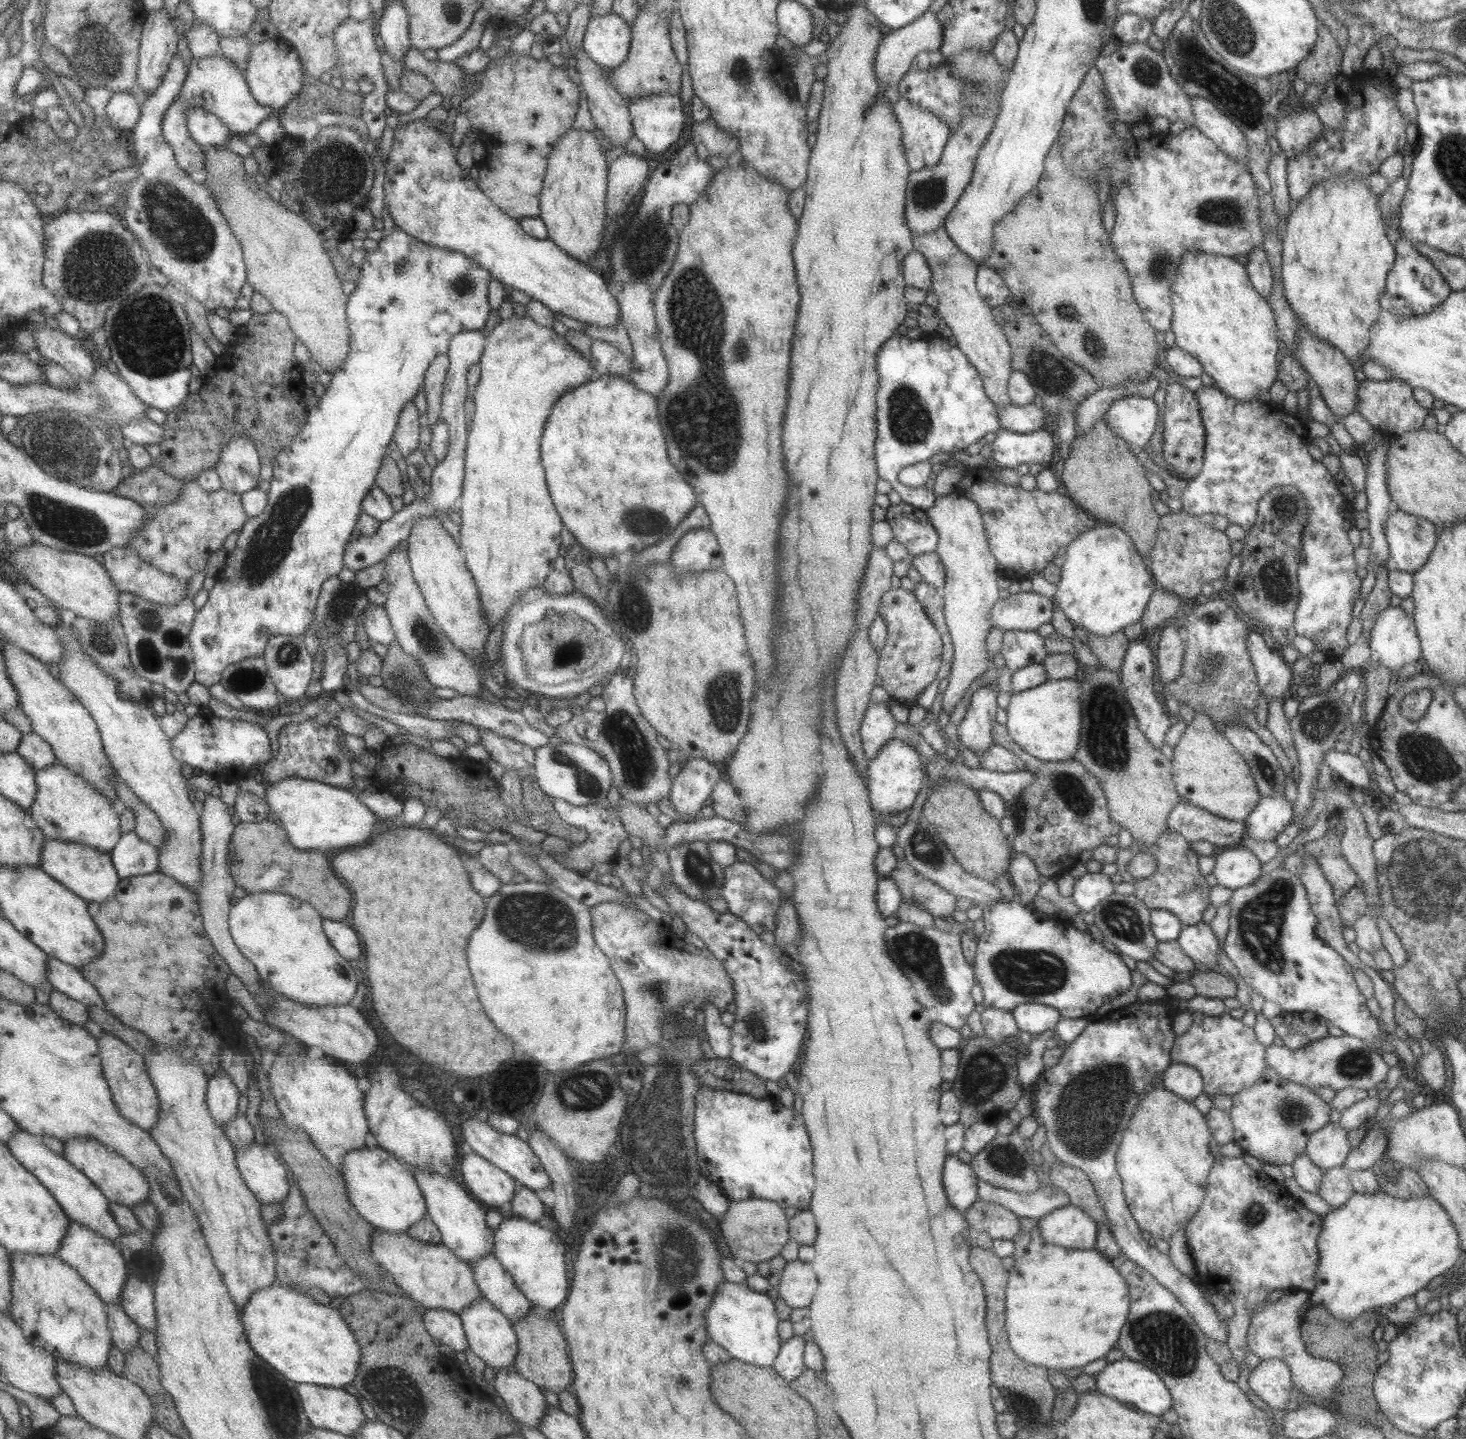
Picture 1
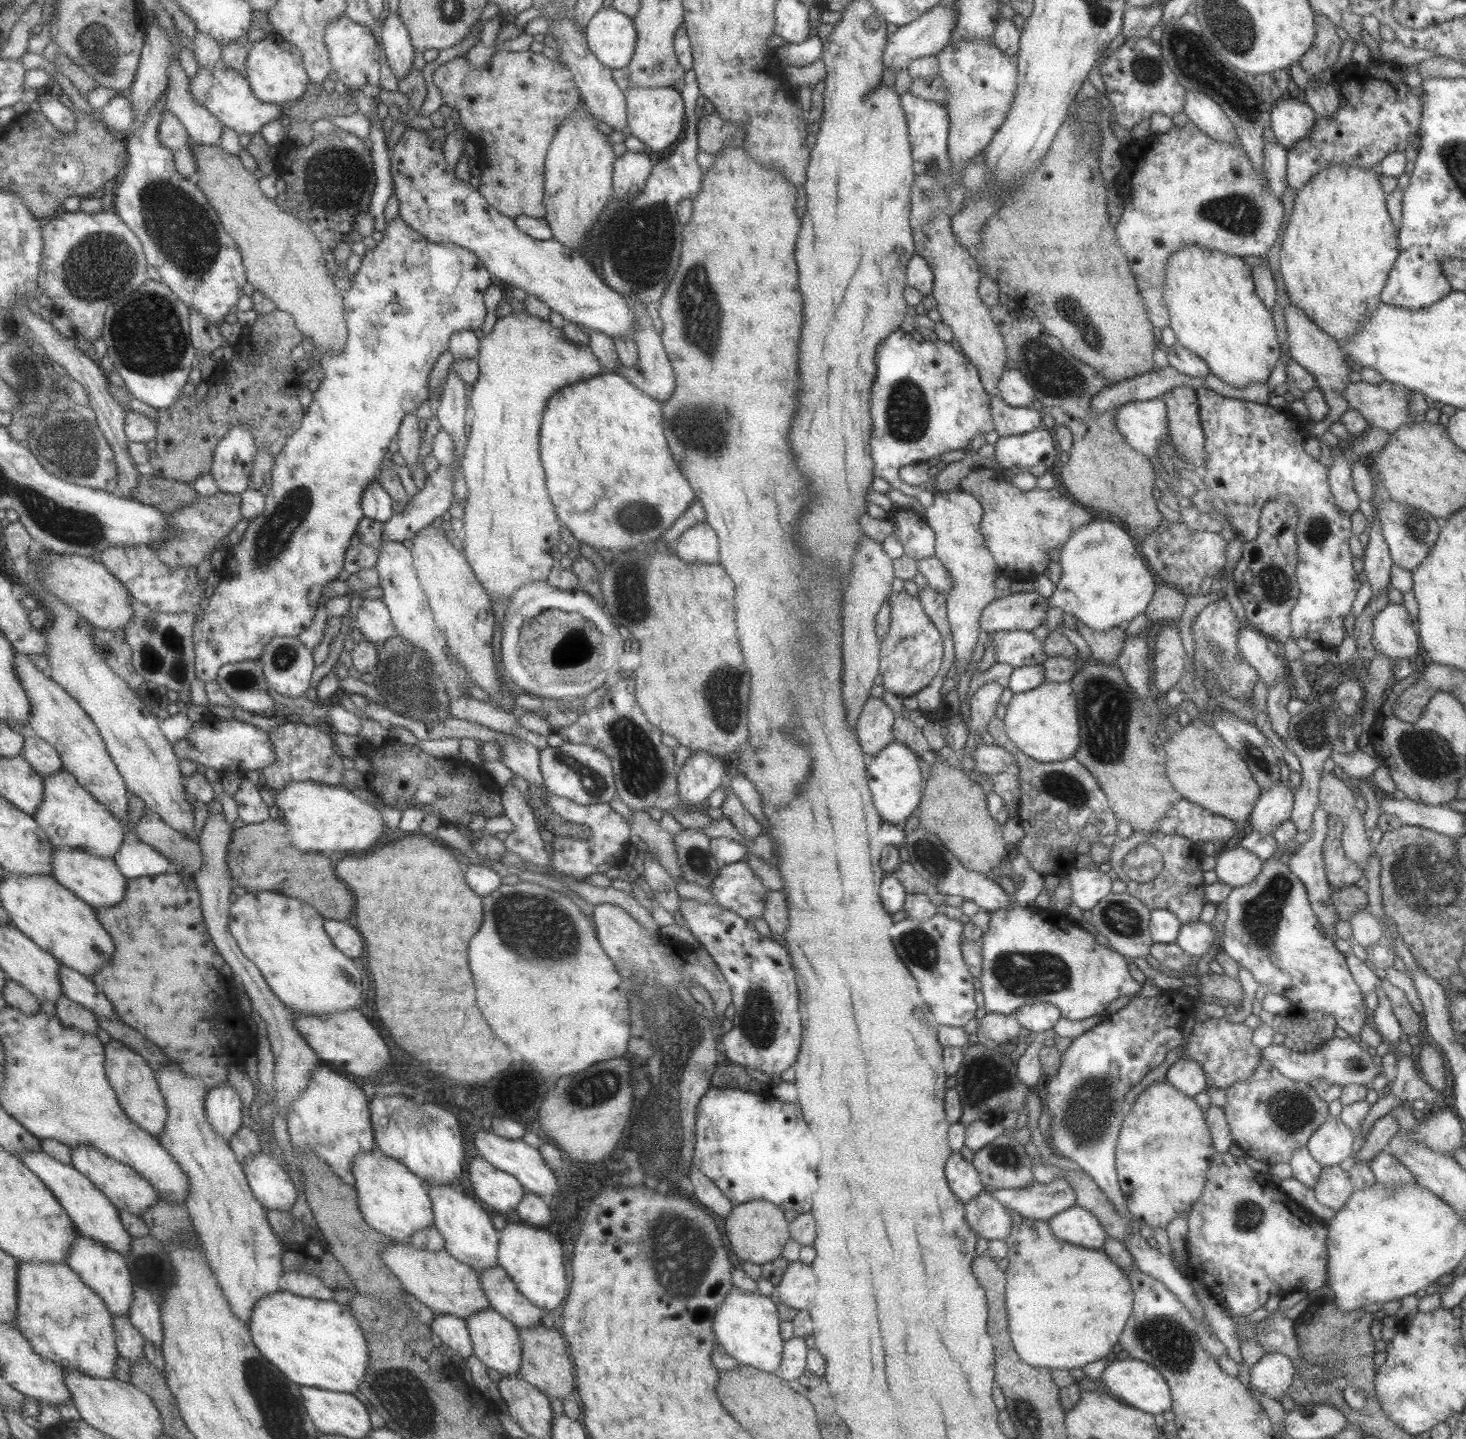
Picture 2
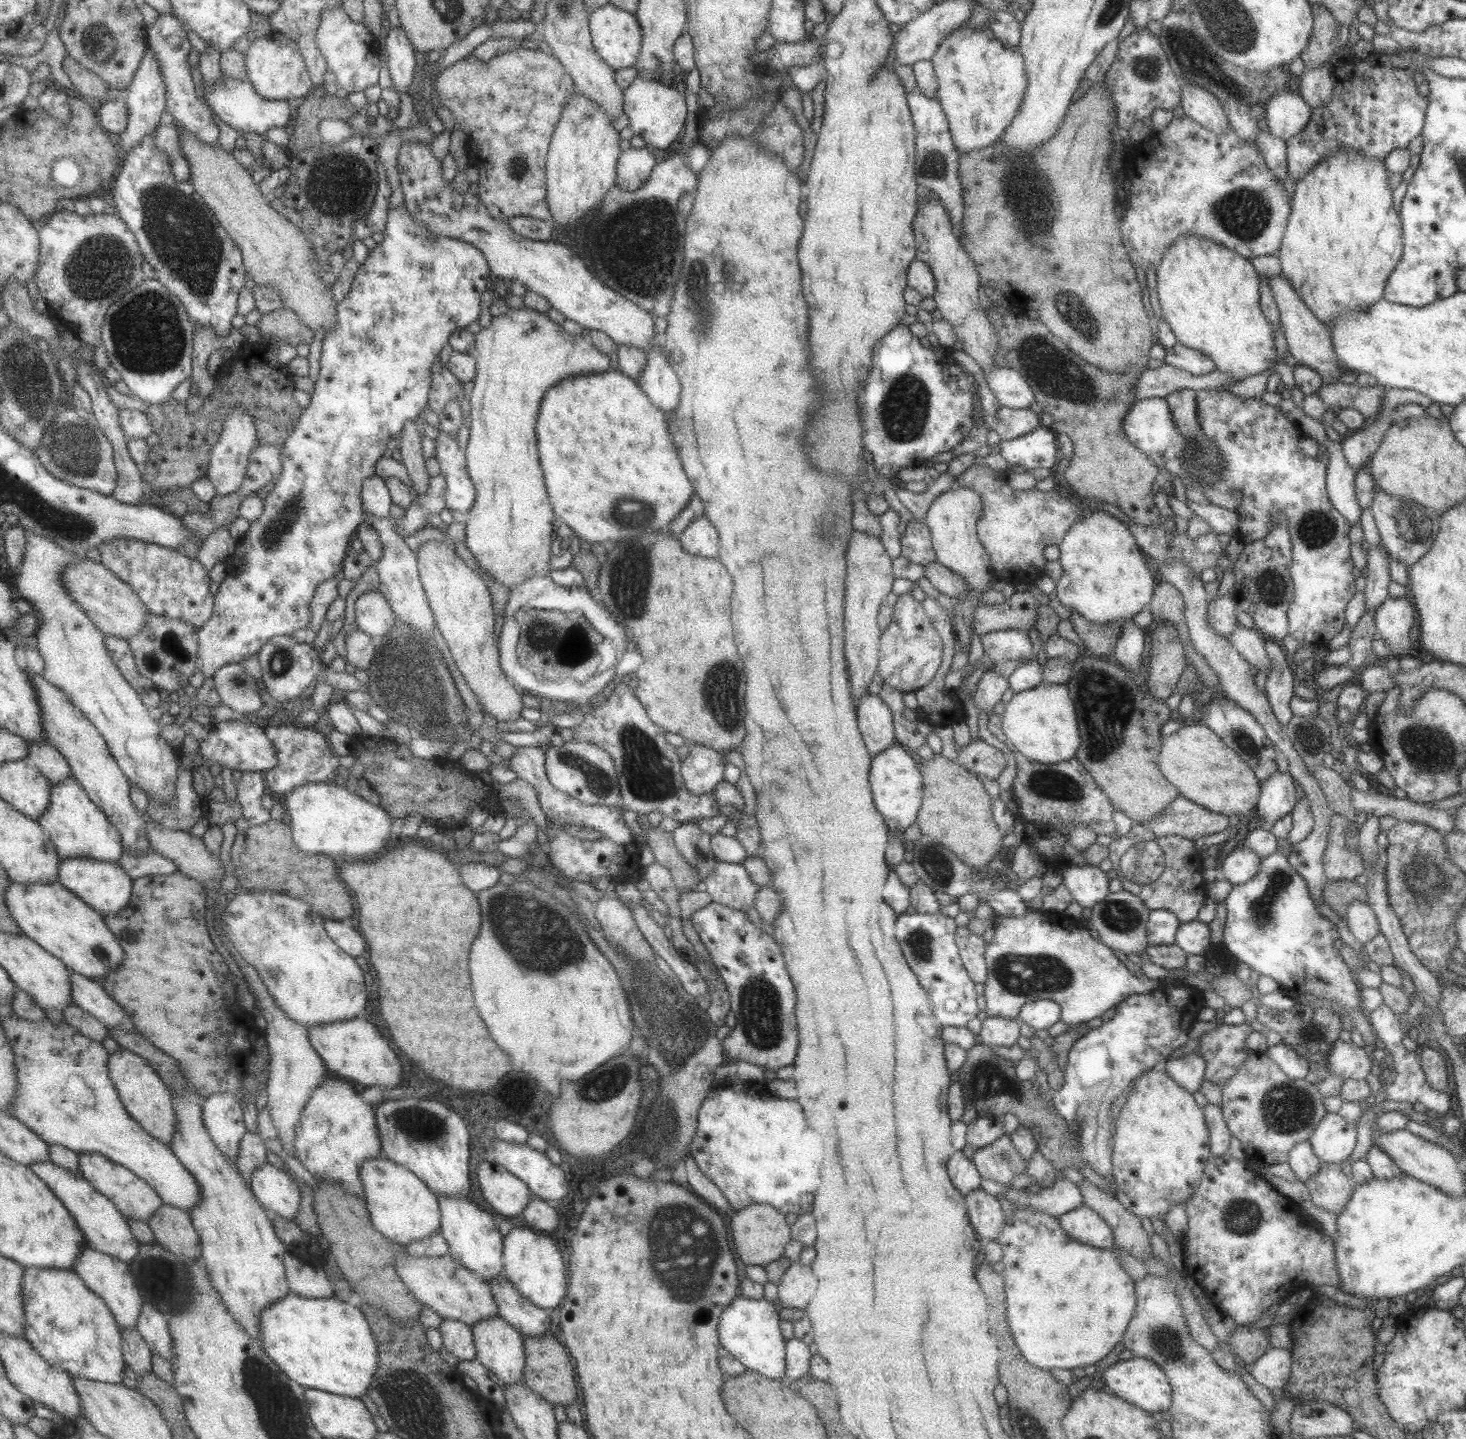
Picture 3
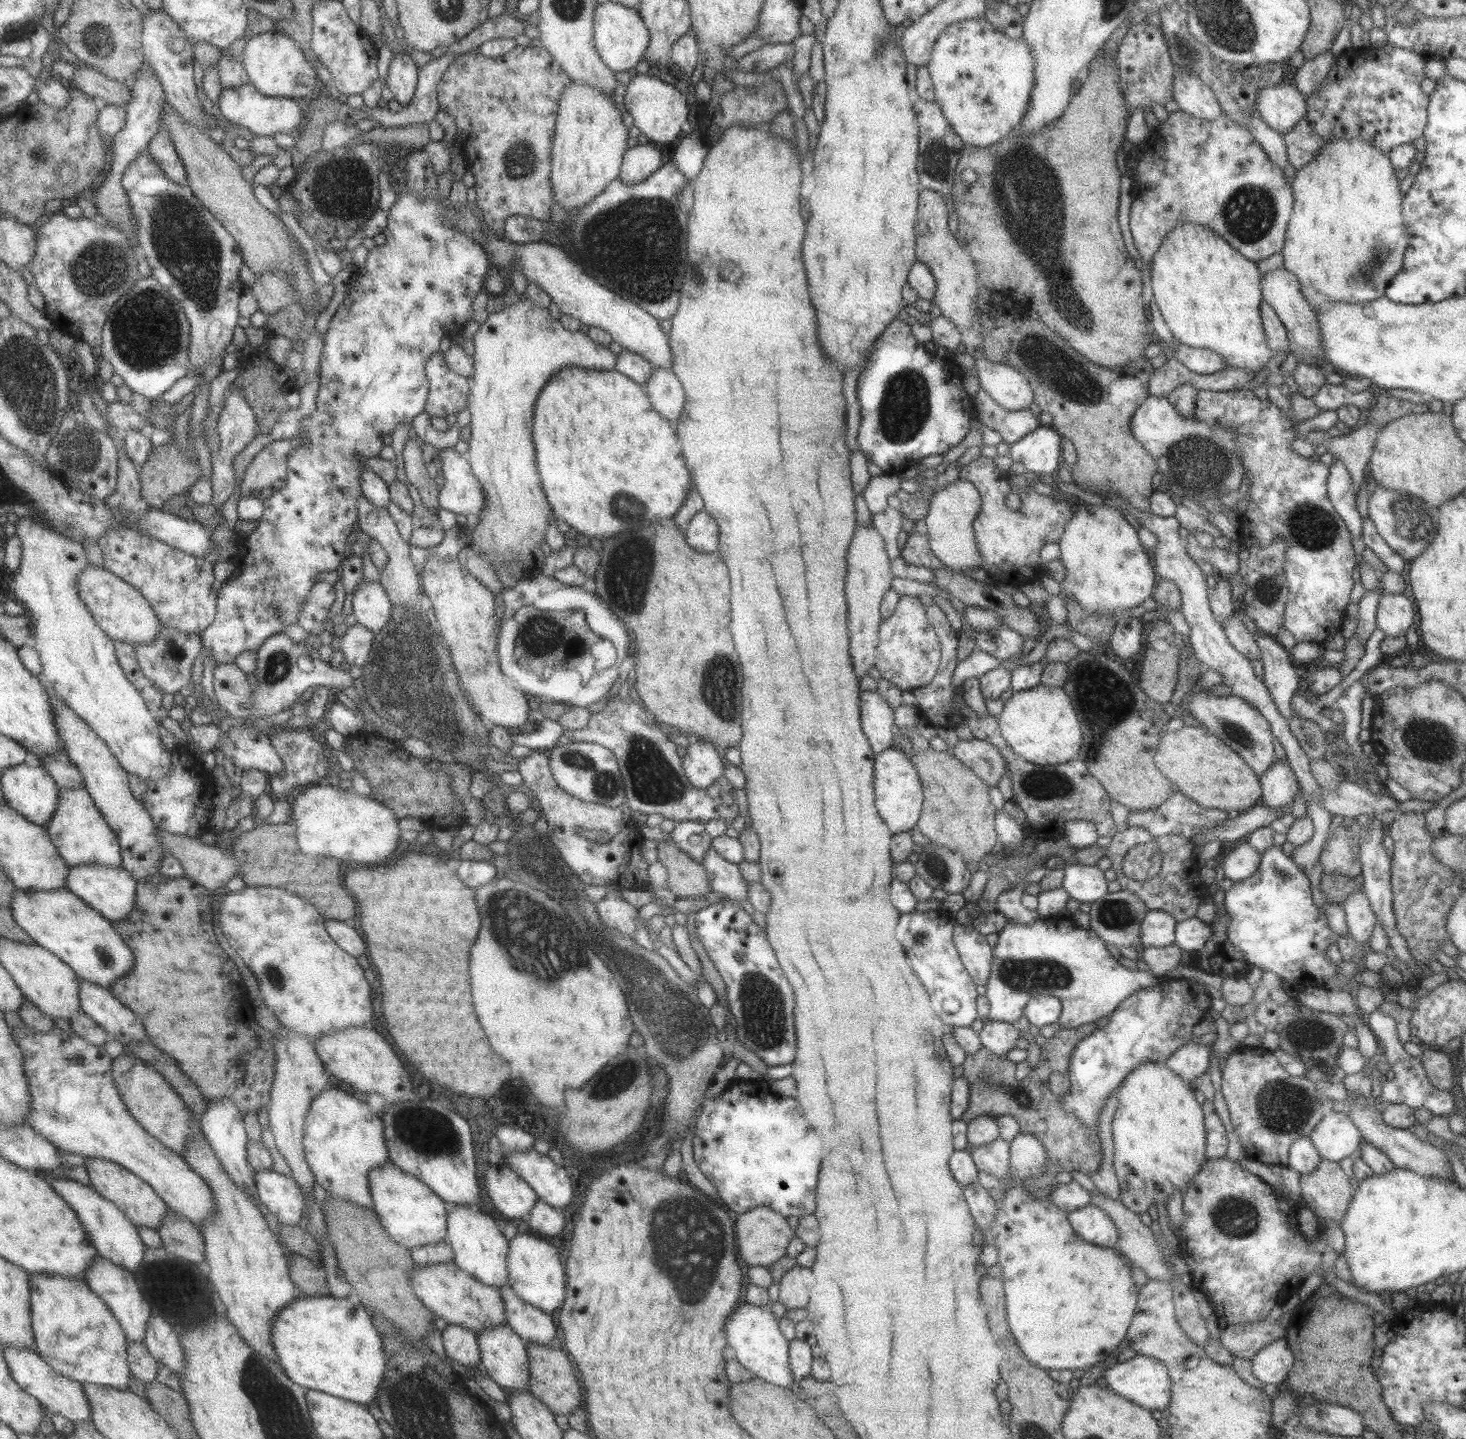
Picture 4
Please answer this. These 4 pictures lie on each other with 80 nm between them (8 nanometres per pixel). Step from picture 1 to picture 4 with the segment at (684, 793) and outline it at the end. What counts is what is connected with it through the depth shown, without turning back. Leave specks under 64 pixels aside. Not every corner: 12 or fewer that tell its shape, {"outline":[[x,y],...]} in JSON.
{"outline":[[692,739],[682,758],[688,783],[706,789],[723,776],[723,759]]}

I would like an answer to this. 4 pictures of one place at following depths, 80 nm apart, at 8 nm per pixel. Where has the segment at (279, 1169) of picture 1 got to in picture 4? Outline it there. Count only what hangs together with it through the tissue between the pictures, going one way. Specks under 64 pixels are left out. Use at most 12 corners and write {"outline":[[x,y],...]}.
{"outline":[[272,1169],[253,1175],[257,1200],[279,1223],[298,1225],[298,1184]]}

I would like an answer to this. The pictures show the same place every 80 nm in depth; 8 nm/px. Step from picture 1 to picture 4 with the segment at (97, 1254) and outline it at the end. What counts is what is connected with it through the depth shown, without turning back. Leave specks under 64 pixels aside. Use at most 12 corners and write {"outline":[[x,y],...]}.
{"outline":[[97,1255],[86,1283],[128,1340],[143,1344],[153,1312],[134,1272]]}

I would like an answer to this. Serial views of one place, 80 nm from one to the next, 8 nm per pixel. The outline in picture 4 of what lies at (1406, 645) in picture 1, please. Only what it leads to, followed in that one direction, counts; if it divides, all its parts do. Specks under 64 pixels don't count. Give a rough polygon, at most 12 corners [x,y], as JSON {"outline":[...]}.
{"outline":[[1383,593],[1376,627],[1384,635],[1404,636],[1412,626],[1408,594]]}

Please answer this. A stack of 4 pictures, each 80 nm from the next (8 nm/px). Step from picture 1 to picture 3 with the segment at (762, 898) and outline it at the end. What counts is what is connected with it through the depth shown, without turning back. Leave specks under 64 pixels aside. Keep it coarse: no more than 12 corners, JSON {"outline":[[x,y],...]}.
{"outline":[[715,860],[711,902],[744,912],[759,891],[741,863]]}

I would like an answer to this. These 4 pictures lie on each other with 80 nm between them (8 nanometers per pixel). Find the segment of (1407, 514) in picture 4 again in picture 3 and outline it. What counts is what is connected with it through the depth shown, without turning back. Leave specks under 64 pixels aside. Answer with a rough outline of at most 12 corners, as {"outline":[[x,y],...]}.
{"outline":[[1376,489],[1369,506],[1388,556],[1410,567],[1439,514]]}

